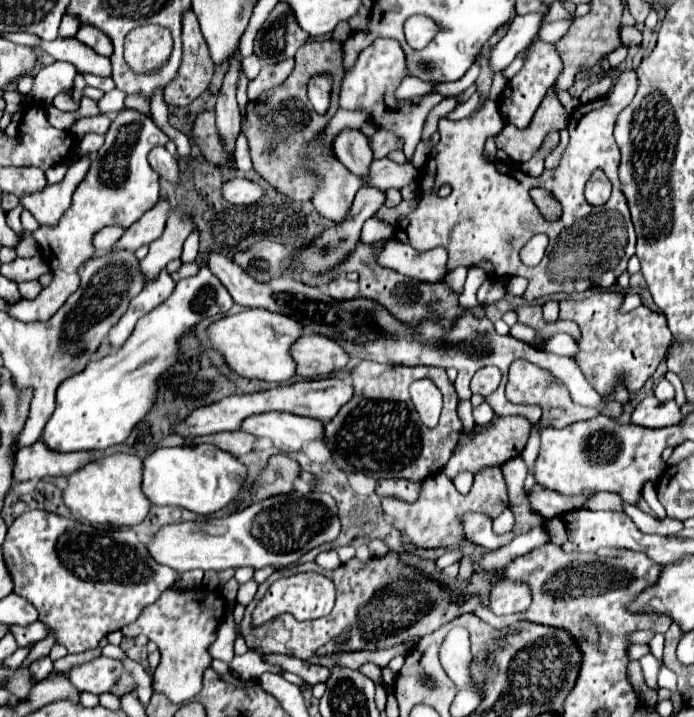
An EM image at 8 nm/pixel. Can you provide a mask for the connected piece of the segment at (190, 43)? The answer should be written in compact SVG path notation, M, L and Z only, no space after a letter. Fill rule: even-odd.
M193 9L185 11L183 17L183 57L181 57L181 69L177 77L171 81L169 87L165 87L165 103L185 107L191 101L203 93L213 77L213 59L209 57L209 47L203 41L203 33L199 29L199 21L193 13Z

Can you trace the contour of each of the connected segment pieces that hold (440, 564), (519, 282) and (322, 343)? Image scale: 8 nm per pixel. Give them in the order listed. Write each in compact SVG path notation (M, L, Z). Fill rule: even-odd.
M446 550L445 553L440 556L435 563L436 568L443 569L459 560L461 560L463 554L459 550Z
M511 277L511 279L507 281L507 293L515 295L515 297L521 297L521 295L525 293L525 289L527 289L525 277Z
M317 333L301 335L291 349L291 357L297 365L297 375L303 379L315 379L327 375L333 369L347 365L349 355L329 337Z

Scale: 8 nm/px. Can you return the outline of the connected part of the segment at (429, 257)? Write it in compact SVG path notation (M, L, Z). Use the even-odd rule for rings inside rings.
M387 239L377 251L377 263L415 281L435 283L441 281L447 273L447 251L433 249L427 253L417 253L409 243L401 243L399 239Z

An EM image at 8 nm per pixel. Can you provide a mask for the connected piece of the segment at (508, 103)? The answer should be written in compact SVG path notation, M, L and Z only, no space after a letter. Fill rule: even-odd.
M537 39L525 51L525 63L523 63L521 71L507 81L505 91L498 100L499 109L505 122L520 129L527 127L529 121L533 119L543 95L555 85L555 79L559 77L561 69L563 69L563 61L557 53L557 47L553 43L545 43L545 41Z

